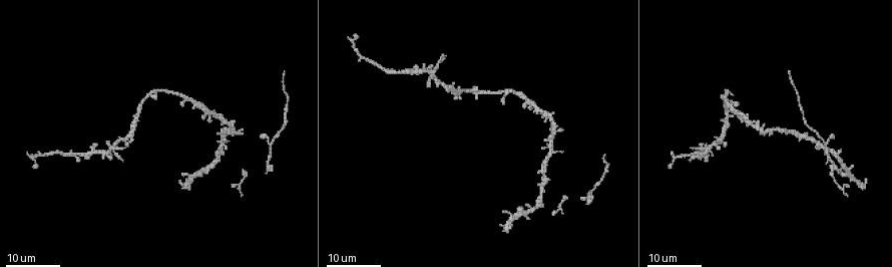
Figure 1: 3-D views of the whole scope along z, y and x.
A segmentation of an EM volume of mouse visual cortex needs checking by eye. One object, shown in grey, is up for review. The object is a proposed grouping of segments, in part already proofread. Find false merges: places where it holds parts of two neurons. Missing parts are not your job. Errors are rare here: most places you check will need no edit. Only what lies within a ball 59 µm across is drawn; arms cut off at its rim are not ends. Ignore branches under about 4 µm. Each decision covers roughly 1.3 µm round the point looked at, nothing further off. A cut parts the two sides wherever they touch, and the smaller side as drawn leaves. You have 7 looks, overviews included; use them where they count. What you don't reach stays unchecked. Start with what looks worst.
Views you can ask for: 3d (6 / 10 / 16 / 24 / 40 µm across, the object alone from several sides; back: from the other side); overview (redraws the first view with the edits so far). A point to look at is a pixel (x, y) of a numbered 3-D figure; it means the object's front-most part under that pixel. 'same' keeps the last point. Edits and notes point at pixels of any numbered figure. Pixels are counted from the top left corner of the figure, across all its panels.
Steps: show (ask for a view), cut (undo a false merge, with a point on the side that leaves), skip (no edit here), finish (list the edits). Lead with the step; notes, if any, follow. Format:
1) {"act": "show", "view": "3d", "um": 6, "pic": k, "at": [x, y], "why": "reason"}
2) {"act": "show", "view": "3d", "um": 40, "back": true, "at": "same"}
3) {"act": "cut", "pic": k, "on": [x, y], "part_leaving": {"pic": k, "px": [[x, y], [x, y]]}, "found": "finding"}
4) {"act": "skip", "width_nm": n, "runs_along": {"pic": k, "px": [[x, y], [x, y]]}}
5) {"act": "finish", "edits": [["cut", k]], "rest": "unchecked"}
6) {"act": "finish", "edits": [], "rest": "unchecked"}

{"act": "show", "view": "3d", "um": 24, "pic": 1, "at": [110, 149], "why": "four or more arms meet"}

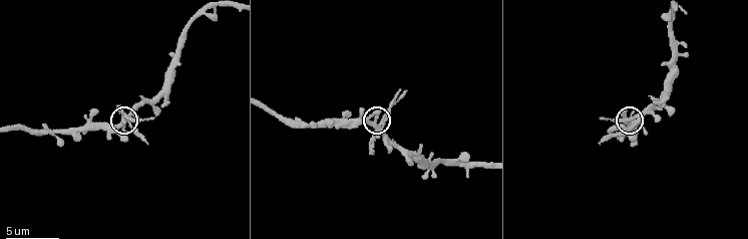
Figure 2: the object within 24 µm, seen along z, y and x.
{"act": "show", "view": "3d", "um": 6, "pic": 2, "at": [380, 119]}

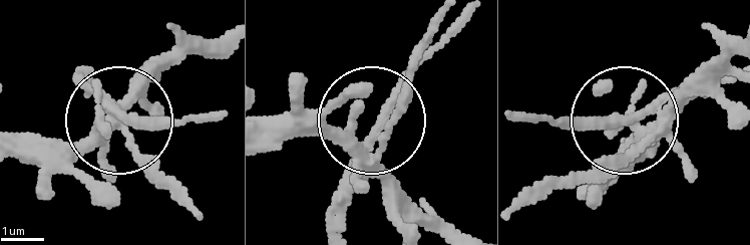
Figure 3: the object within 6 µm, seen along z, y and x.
{"act": "cut", "pic": 3, "on": [329, 209], "part_leaving": {"pic": 3, "px": [[373, 165], [437, 17]]}, "found": "two neurons meet here"}

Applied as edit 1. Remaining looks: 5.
{"act": "show", "view": "3d", "um": 24, "pic": 1, "at": [812, 140]}

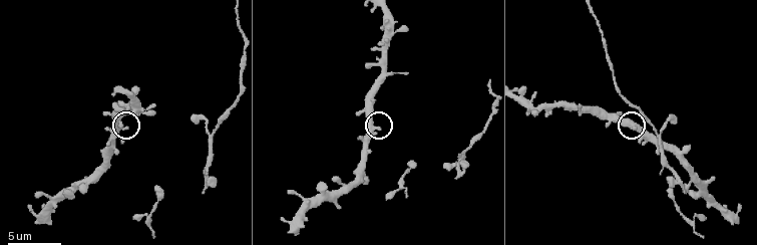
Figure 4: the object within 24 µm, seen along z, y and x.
{"act": "show", "view": "3d", "um": 10, "pic": 4, "at": [633, 129]}

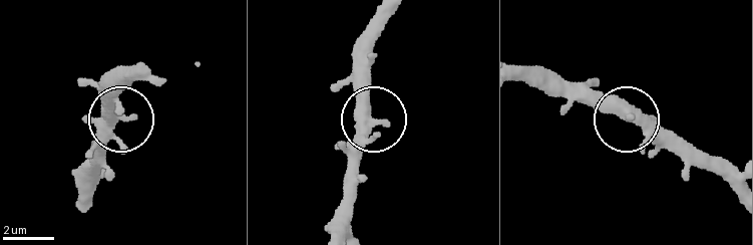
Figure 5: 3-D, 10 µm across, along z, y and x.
{"act": "skip", "side_arm_um": 17, "runs_along": {"pic": 5, "px": [[389, 14], [365, 66], [372, 125], [348, 161]]}, "found": "continuous, no second neuron"}

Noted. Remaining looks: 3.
{"act": "show", "view": "3d", "um": 24, "pic": 1, "at": [526, 100]}

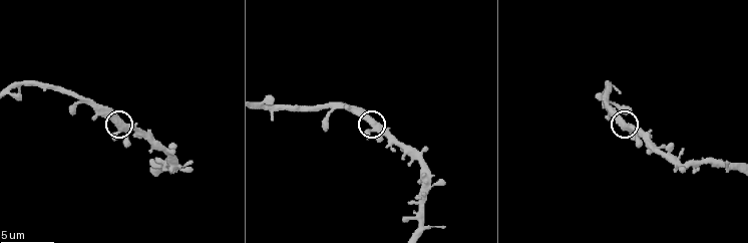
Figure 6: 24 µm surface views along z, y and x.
{"act": "show", "view": "3d", "um": 10, "pic": 6, "at": [115, 122], "why": "zoom in"}

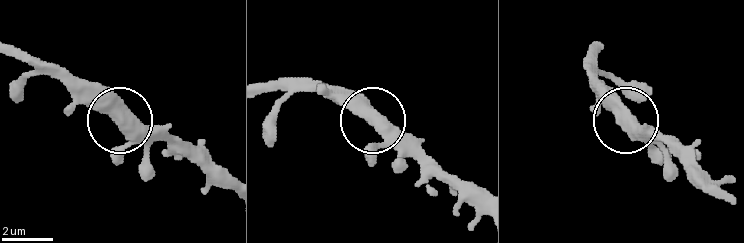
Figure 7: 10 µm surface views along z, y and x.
{"act": "skip", "width_nm": 470, "runs_along": {"pic": 7, "px": [[631, 116], [591, 78]]}, "found": "continuous, no second neuron"}

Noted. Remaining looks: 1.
{"act": "show", "view": "3d", "um": 6, "pic": 2, "at": [55, 130], "why": "a narrow waist"}

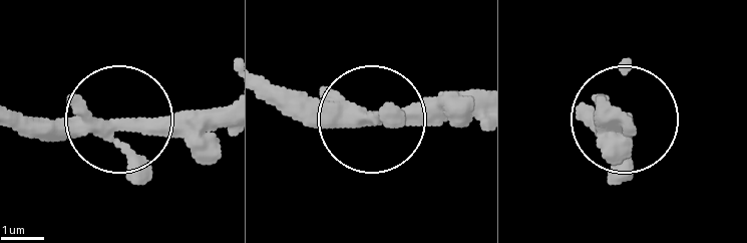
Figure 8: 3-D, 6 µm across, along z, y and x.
{"act": "skip", "found": "all the same neuron"}

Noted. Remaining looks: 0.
{"act": "finish", "edits": [["cut", 3]], "rest": "unchecked"}

